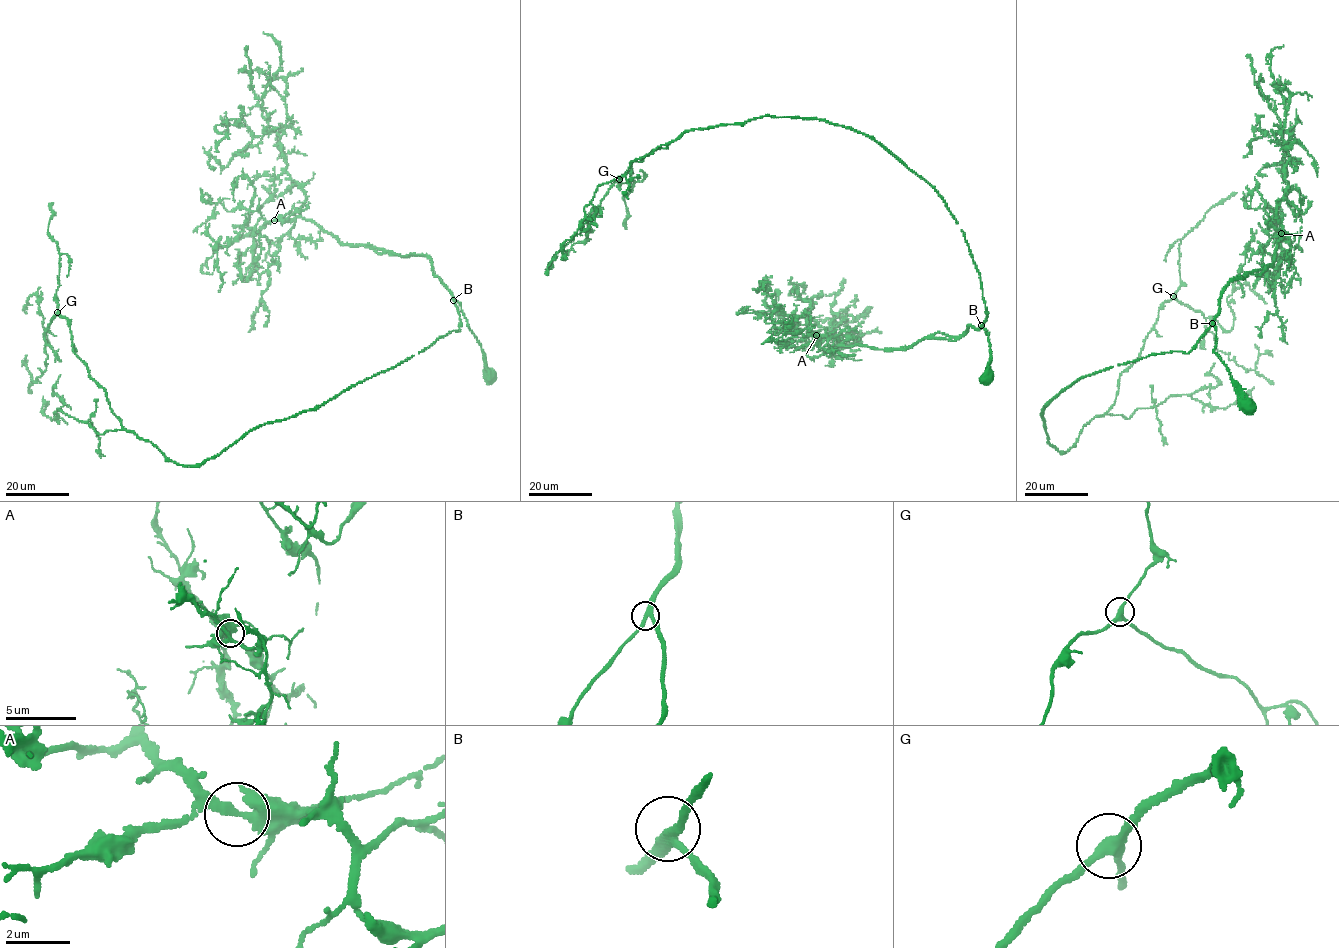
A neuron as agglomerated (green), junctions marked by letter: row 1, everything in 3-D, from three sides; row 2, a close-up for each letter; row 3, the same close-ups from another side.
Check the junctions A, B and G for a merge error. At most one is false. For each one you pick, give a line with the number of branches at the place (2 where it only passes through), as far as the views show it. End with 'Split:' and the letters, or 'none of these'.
Split: none of these

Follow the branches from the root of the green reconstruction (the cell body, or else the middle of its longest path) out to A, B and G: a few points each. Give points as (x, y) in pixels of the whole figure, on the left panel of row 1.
A: (490, 375), (460, 303), (434, 275), (427, 256), (341, 244), (300, 217), (274, 219)
B: (490, 375), (492, 372), (487, 369), (480, 344), (470, 330), (461, 304), (453, 300)
G: (490, 375), (454, 300), (459, 331), (322, 405), (259, 425), (201, 464), (184, 465), (126, 430), (57, 312)

